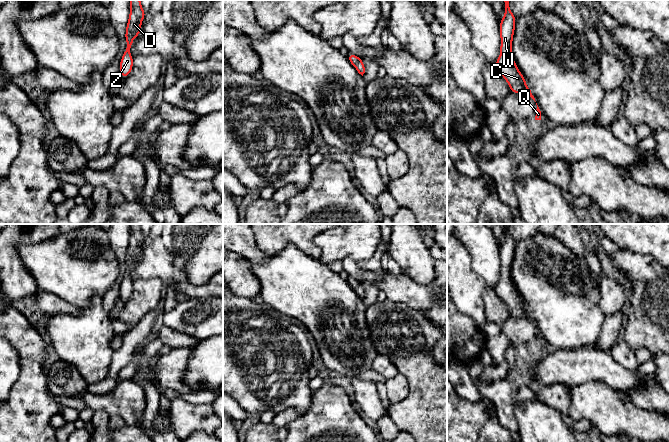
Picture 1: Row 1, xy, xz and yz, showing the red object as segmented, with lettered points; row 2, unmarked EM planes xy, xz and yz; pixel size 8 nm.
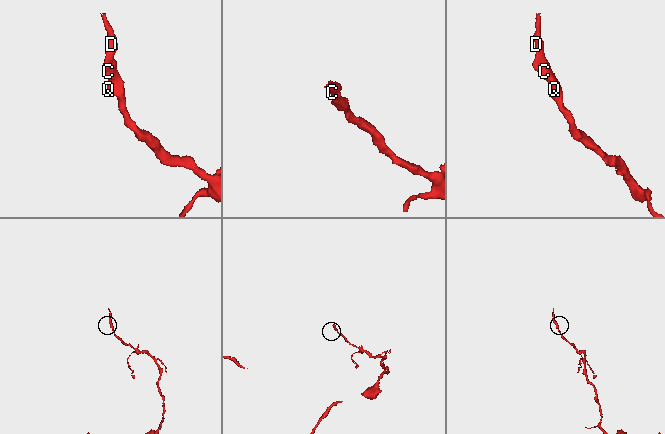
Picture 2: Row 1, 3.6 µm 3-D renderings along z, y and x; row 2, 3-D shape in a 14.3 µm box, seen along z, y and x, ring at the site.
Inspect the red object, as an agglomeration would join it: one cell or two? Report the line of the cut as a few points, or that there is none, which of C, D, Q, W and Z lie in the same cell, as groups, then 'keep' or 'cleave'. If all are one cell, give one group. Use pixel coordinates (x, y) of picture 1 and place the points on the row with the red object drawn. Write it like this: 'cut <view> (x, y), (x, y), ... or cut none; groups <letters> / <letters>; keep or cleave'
cut none; groups C D Q W Z; keep

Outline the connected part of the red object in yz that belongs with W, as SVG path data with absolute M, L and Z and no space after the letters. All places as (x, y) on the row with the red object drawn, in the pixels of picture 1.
M504 0L504 2L505 14L499 24L501 54L495 62L496 68L501 73L502 77L508 82L511 92L529 95L535 101L531 90L527 87L526 81L511 55L516 17L510 10L509 0Z

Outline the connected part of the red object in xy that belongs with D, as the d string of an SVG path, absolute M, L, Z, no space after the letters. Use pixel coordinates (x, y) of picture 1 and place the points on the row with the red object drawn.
M130 0L130 14L126 27L125 39L127 46L120 61L120 74L125 79L133 68L133 57L130 55L130 50L133 45L133 38L141 33L141 22L146 13L141 7L140 0Z

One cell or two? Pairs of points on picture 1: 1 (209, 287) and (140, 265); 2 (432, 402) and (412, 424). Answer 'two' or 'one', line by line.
1: one
2: one

